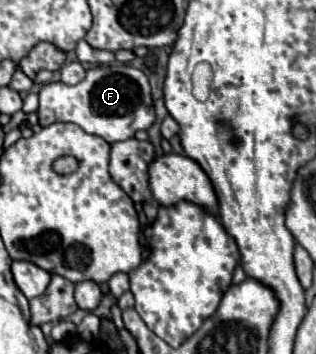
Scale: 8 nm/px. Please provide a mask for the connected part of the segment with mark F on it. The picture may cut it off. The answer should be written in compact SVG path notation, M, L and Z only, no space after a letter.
M101 65L87 71L85 79L77 85L65 85L65 83L47 83L39 91L39 125L47 127L55 121L69 121L79 125L85 133L103 137L107 143L125 141L135 135L139 129L149 129L155 121L155 107L151 99L151 87L147 81L147 75L141 69L129 67L129 65Z

